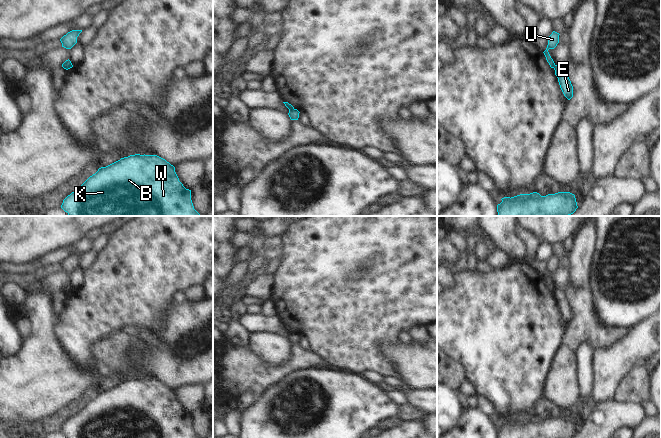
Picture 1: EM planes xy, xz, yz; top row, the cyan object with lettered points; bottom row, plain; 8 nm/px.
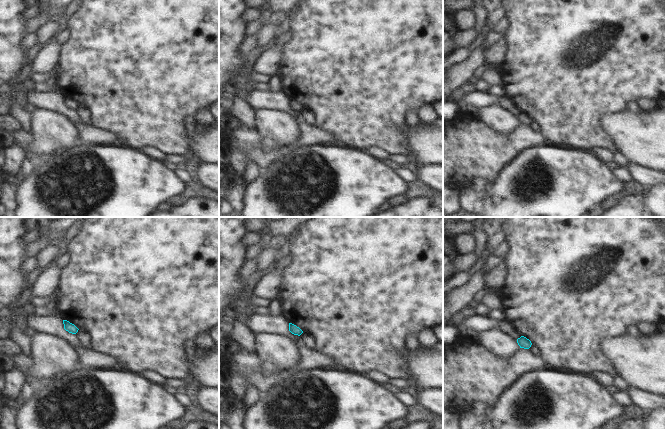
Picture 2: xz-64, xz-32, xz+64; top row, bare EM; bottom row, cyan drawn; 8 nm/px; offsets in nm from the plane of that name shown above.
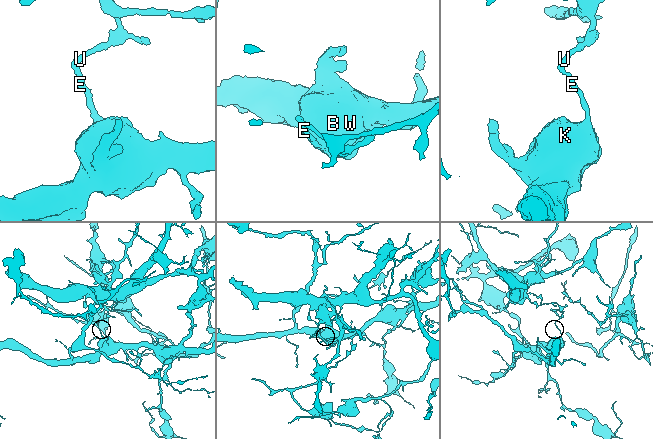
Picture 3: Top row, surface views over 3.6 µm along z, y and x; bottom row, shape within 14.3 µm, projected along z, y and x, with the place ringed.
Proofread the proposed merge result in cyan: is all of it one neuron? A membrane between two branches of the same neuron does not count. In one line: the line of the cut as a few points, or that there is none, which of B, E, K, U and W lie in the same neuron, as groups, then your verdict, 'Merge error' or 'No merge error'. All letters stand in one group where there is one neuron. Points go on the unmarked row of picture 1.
Split along yz (555, 289), (553, 291). Groups: B E K W / U. Merge error.

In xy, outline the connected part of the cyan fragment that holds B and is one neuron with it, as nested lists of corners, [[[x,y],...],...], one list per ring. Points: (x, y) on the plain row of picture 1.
[[[130,379],[106,390],[90,400],[68,419],[61,429],[68,438],[199,438],[191,424],[191,414],[179,405],[175,391],[157,379]]]

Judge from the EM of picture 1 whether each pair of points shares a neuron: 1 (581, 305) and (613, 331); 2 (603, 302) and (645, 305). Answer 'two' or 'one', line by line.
1: one
2: one

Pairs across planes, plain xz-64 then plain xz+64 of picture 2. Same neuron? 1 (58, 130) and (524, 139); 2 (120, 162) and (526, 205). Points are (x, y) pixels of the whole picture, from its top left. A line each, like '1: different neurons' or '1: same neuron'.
1: different neurons
2: same neuron

